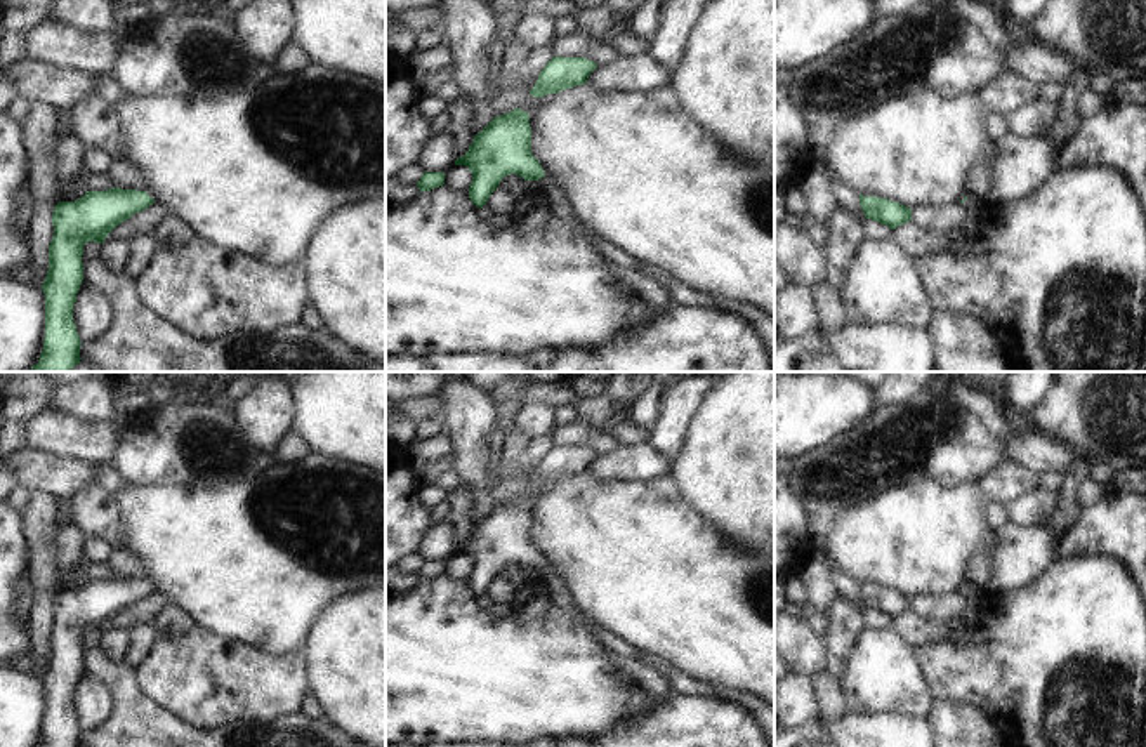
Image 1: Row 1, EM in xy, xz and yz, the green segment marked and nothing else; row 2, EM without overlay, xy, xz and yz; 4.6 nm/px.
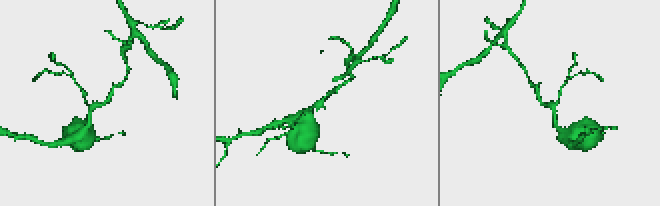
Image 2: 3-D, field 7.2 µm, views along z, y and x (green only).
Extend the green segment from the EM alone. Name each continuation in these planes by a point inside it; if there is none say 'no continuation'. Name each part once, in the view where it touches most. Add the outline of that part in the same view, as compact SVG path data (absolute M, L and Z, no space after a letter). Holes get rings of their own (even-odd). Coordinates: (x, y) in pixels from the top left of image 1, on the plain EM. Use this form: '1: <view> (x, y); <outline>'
1: xz (558, 594); M545 563L538 568L542 577L542 584L549 591L550 605L557 606L559 610L566 611L570 617L585 620L587 617L575 606L571 596L568 594L564 582L556 575L554 568Z

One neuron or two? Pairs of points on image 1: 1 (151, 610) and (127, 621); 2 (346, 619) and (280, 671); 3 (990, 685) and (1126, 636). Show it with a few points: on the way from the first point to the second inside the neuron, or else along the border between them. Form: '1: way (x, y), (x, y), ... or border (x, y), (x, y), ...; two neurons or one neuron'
1: way (146, 610), (132, 615); one neuron
2: border (301, 652), (306, 662), (309, 688); two neurons
3: way (1023, 669), (1054, 666), (1086, 636), (1093, 636); one neuron

